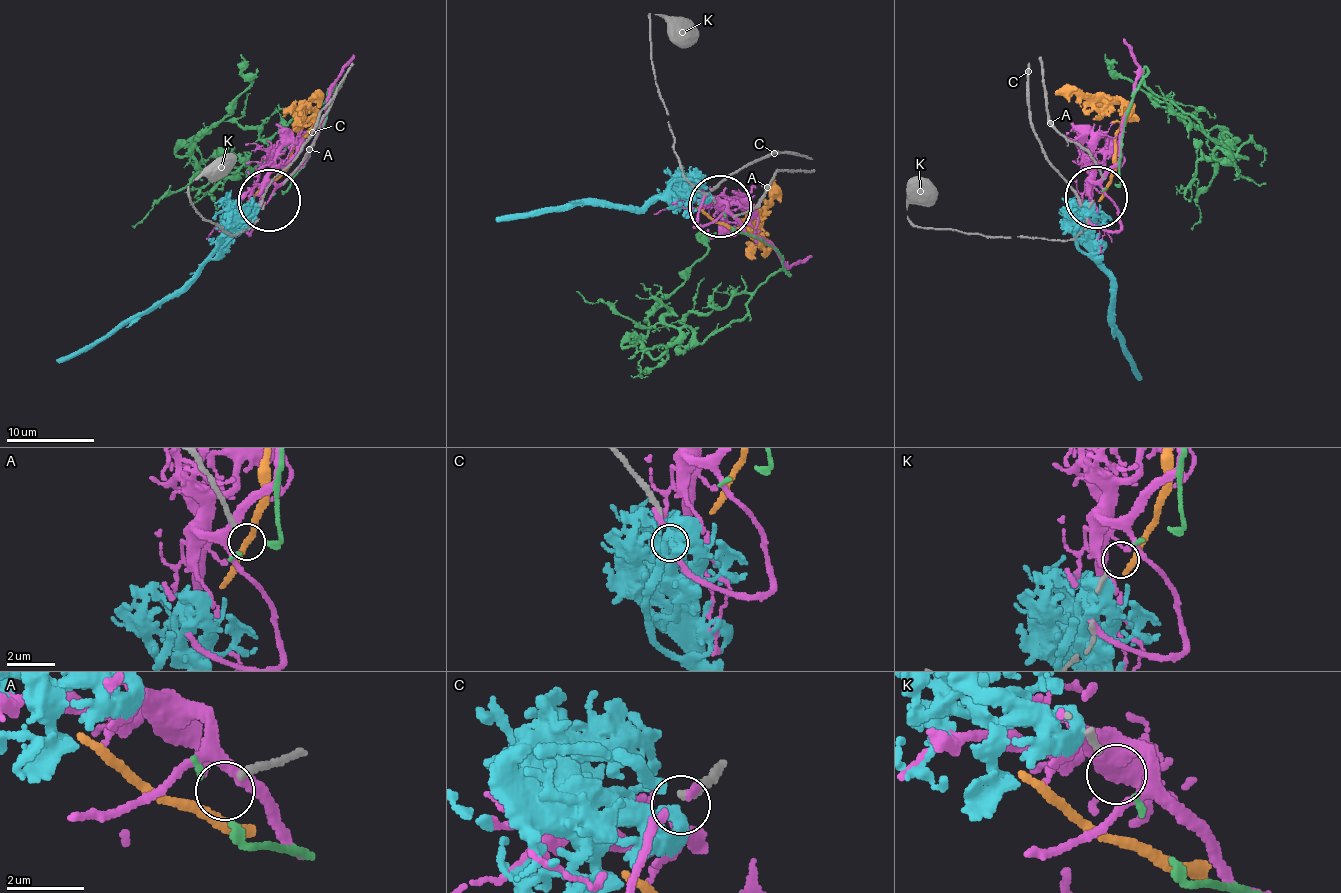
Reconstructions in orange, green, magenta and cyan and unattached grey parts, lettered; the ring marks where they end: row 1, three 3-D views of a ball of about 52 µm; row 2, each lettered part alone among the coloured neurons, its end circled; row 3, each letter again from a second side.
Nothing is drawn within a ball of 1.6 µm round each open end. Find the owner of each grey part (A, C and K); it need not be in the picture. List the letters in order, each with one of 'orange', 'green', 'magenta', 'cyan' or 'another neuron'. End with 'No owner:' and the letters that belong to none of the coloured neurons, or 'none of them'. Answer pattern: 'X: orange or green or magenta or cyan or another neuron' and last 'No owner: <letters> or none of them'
A: another neuron
C: cyan
K: green
No owner: A

